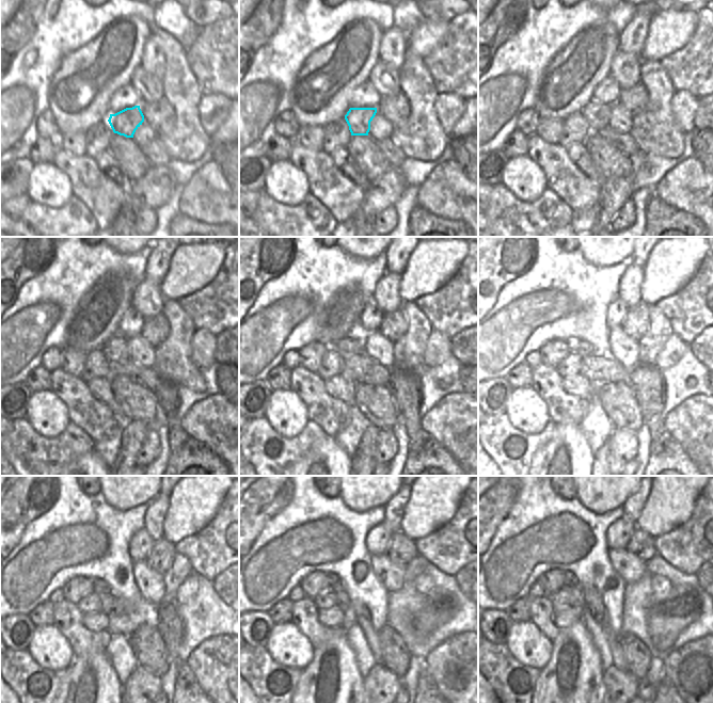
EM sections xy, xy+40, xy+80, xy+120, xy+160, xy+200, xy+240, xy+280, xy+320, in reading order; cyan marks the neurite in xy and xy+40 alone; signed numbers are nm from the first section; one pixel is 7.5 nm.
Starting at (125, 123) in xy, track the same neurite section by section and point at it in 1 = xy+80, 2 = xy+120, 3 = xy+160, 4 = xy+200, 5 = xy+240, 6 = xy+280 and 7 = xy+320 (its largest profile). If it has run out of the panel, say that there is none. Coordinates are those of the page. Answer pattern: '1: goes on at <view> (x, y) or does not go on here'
1: goes on at xy+80 (597, 114)
2: goes on at xy+120 (115, 350)
3: goes on at xy+160 (347, 348)
4: goes on at xy+200 (582, 348)
5: goes on at xy+240 (99, 587)
6: goes on at xy+280 (337, 586)
7: goes on at xy+320 (570, 579)

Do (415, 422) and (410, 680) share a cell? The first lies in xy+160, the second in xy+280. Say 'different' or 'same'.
different

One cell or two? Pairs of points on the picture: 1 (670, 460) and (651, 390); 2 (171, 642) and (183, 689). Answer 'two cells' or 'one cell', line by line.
1: one cell
2: one cell

